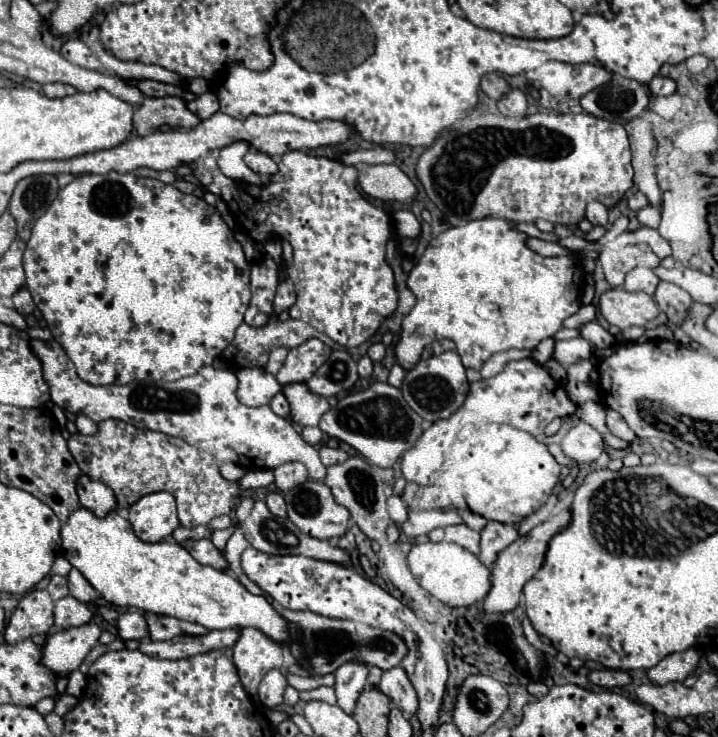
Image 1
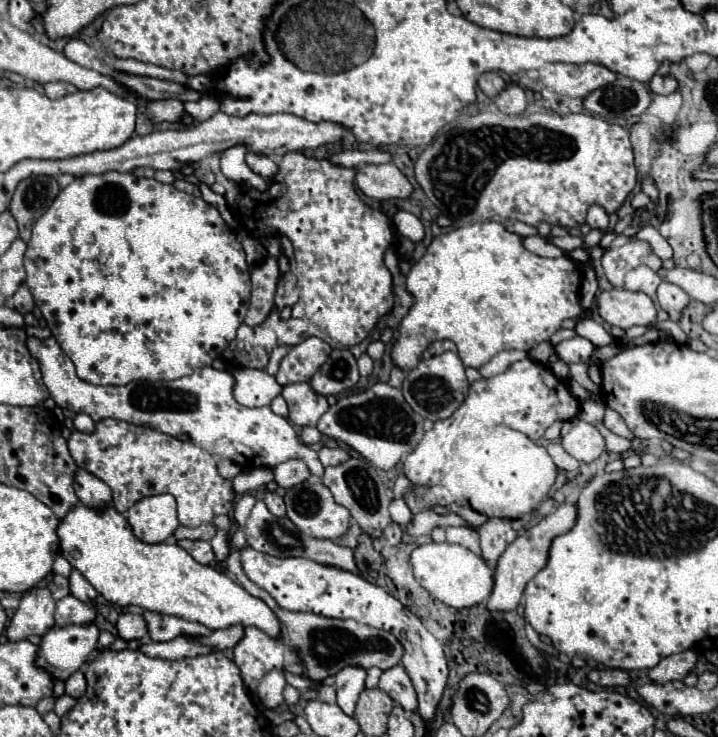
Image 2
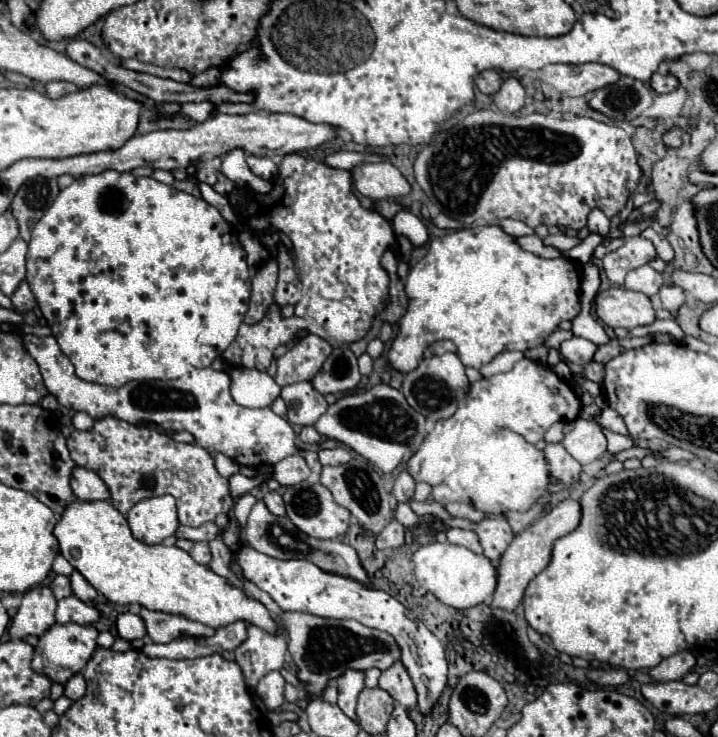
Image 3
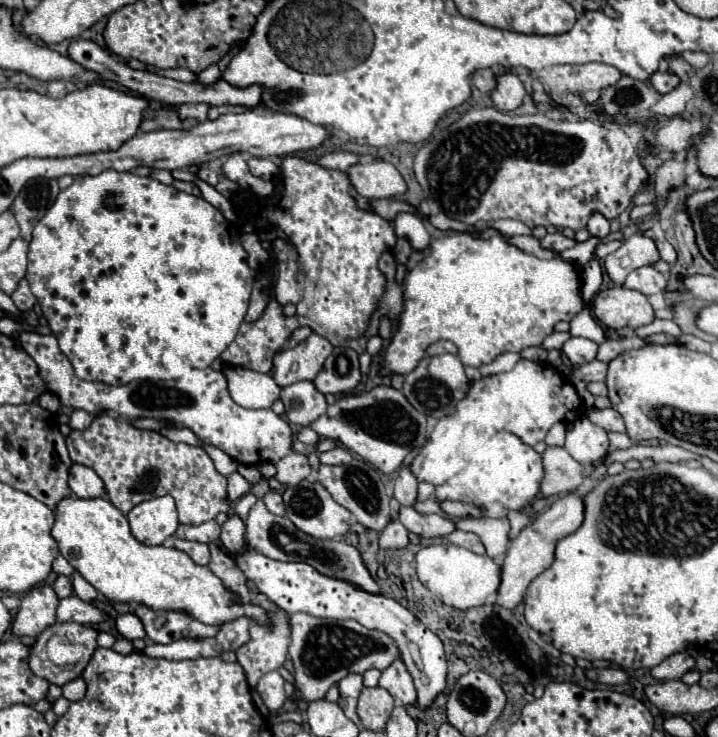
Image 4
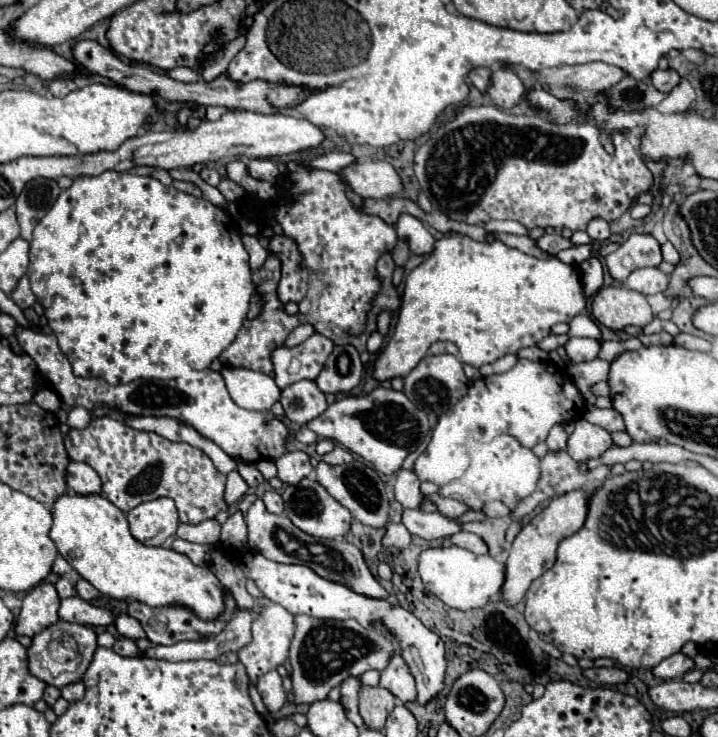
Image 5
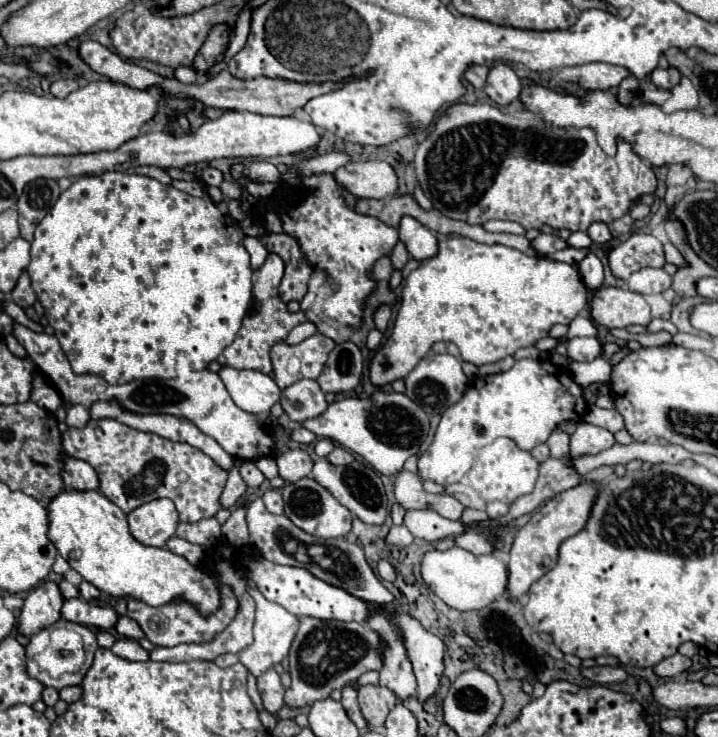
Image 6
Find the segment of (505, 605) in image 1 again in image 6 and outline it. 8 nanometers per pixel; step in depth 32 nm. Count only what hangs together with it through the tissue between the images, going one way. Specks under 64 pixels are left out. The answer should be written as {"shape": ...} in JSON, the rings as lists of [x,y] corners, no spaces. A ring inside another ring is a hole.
{"shape":[[[594,482],[588,484],[580,484],[572,490],[566,490],[558,496],[554,496],[552,500],[548,500],[546,506],[542,506],[530,520],[526,526],[520,528],[520,532],[514,538],[514,544],[510,548],[510,560],[508,560],[508,596],[510,600],[520,600],[522,594],[526,594],[532,586],[532,582],[536,582],[540,576],[544,576],[548,570],[554,568],[556,560],[558,560],[558,548],[560,544],[578,534],[592,510],[592,504],[596,500],[598,494],[598,486]]]}

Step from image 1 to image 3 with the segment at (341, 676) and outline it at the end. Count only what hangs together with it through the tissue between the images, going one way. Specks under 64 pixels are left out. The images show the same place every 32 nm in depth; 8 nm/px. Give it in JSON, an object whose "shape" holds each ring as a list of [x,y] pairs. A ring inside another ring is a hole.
{"shape":[[[356,670],[344,672],[344,676],[338,676],[336,682],[338,682],[338,706],[340,706],[340,710],[348,718],[356,720],[354,710],[356,710],[358,694],[364,688],[364,672],[356,672]]]}

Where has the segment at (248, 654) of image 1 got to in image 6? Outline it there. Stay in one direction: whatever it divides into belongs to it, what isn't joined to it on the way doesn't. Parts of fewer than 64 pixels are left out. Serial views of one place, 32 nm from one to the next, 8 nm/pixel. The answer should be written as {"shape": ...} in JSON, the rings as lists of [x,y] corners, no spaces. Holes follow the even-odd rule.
{"shape":[[[248,580],[248,592],[250,596],[256,600],[256,620],[254,620],[254,642],[249,648],[242,650],[240,662],[244,664],[248,672],[258,678],[260,674],[264,674],[266,670],[274,668],[276,664],[280,664],[290,650],[290,644],[296,636],[298,630],[298,618],[292,616],[290,612],[286,612],[284,608],[280,608],[280,604],[272,604],[270,600],[264,600],[264,596],[260,596],[260,590],[256,588],[256,584],[252,584],[252,580]]]}

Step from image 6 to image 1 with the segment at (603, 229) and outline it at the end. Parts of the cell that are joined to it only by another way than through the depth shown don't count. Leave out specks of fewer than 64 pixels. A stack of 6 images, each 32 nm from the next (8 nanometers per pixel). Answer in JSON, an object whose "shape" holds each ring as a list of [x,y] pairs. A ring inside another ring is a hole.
{"shape":[[[590,200],[586,206],[586,218],[594,224],[594,226],[606,226],[608,224],[608,210],[604,204]]]}

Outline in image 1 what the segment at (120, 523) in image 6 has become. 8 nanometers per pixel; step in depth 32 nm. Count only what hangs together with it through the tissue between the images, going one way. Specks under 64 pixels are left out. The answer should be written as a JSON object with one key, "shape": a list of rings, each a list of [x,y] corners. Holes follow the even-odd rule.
{"shape":[[[76,510],[68,524],[62,526],[60,530],[62,555],[74,568],[78,568],[86,580],[98,590],[98,594],[102,596],[111,605],[121,608],[140,608],[144,612],[154,612],[160,616],[174,616],[180,620],[188,620],[188,622],[196,622],[202,624],[208,630],[228,630],[228,628],[246,628],[252,626],[260,632],[264,632],[270,640],[278,642],[278,644],[288,644],[292,656],[298,660],[298,664],[302,668],[308,668],[308,658],[306,658],[306,644],[302,638],[302,632],[296,632],[296,638],[292,638],[290,634],[290,626],[288,620],[284,620],[284,616],[266,600],[266,596],[256,596],[250,594],[236,578],[232,578],[226,572],[218,572],[212,566],[202,566],[198,564],[184,546],[176,544],[176,542],[156,542],[156,544],[148,544],[142,542],[134,532],[128,520],[124,520],[120,514],[110,512],[104,518],[96,518],[90,510]]]}

